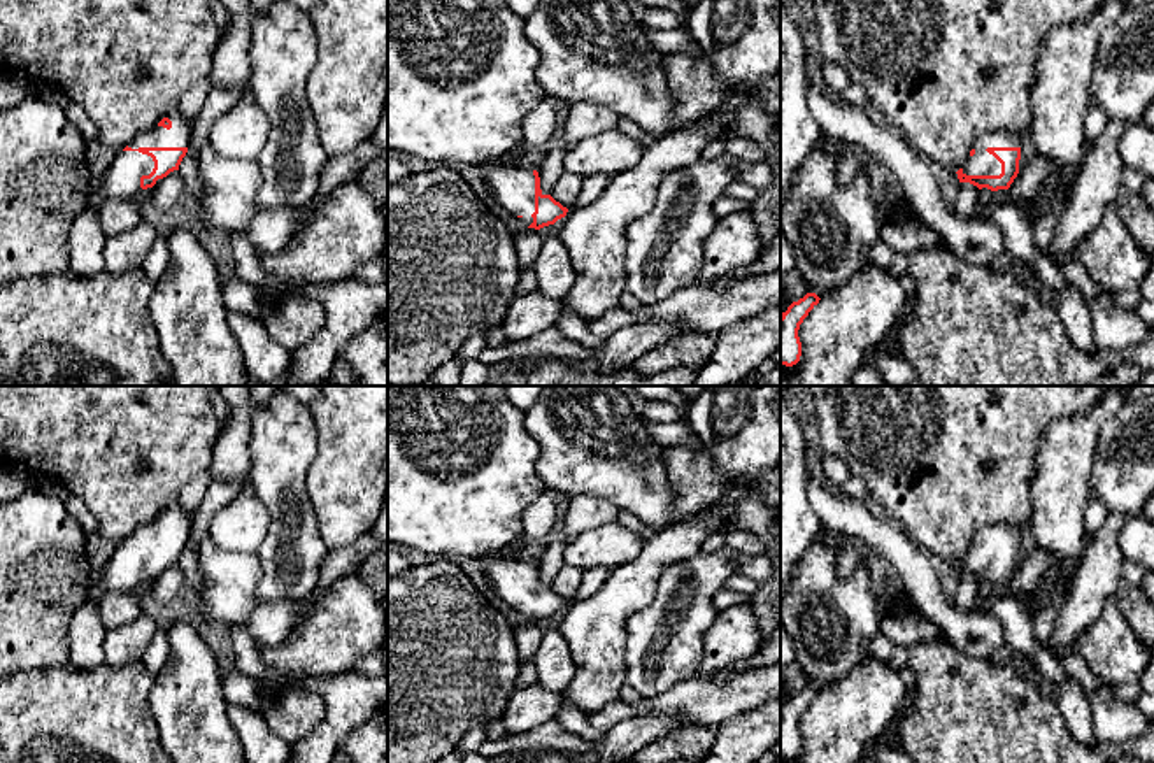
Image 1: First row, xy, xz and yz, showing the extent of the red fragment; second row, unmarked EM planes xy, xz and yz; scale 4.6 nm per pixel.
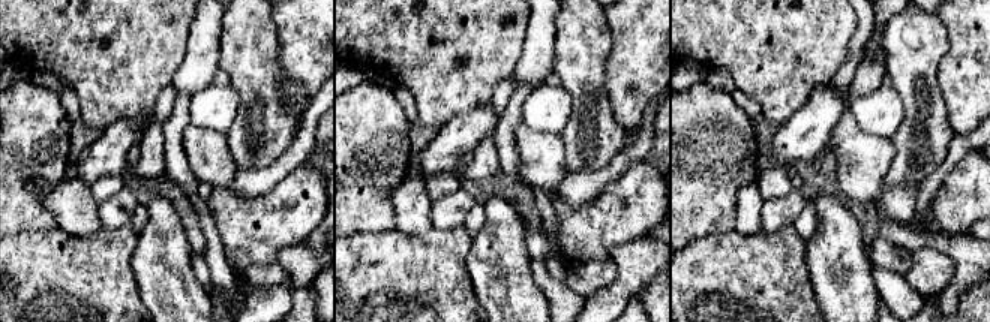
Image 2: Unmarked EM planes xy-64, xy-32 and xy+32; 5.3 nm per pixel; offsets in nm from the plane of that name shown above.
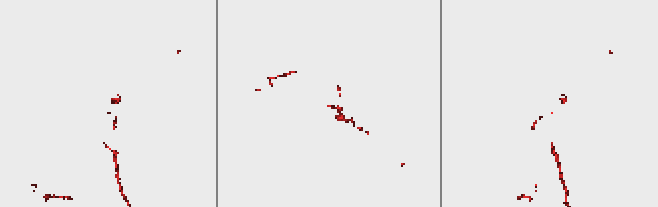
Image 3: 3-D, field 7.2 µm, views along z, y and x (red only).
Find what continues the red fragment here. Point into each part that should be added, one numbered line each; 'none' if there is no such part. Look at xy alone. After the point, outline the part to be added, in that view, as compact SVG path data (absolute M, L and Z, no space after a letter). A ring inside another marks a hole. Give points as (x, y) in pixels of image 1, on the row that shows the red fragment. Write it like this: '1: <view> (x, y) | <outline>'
1: xy (121, 181) | M121 149L100 181L100 193L105 200L121 198L133 202L142 191L140 177L149 175L153 168L154 161L151 156Z

